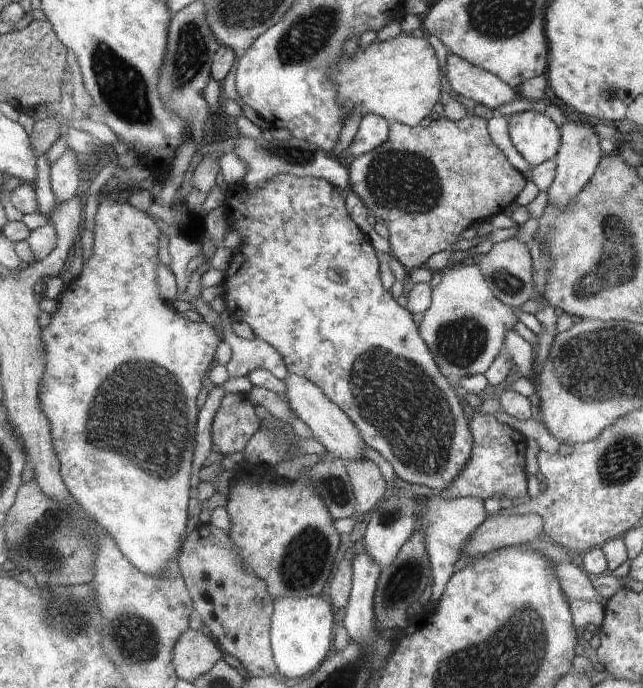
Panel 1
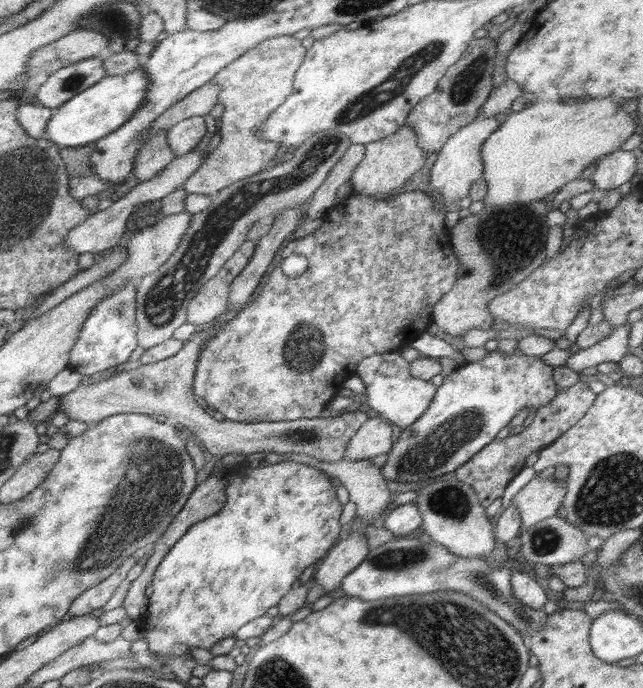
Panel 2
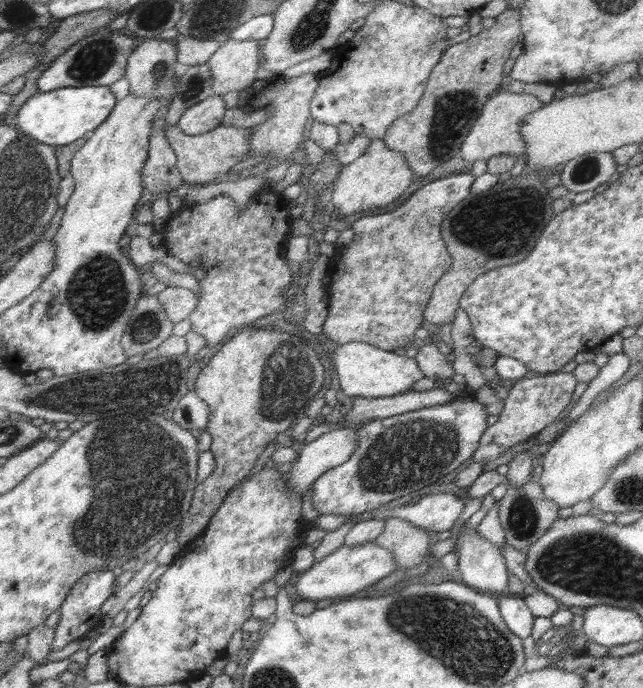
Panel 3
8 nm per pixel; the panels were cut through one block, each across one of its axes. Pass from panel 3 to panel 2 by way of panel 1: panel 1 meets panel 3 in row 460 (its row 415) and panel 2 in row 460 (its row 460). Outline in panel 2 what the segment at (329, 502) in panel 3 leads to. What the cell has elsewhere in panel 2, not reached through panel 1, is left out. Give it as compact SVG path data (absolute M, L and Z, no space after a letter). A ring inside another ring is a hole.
M516 349L512 351L510 355L504 355L500 353L500 351L486 351L486 354L477 361L471 363L464 363L452 371L452 373L443 378L443 383L440 386L437 386L436 394L430 403L430 406L426 409L426 412L418 420L414 421L414 424L411 424L409 427L403 429L400 437L397 442L394 442L392 445L392 449L390 449L390 453L388 459L384 466L380 467L380 474L384 480L387 481L395 481L401 483L412 483L412 482L420 482L420 481L430 481L437 478L440 478L442 475L446 475L448 473L454 472L458 467L462 467L462 464L466 464L470 458L473 458L482 448L485 448L492 443L492 441L498 436L498 432L504 428L504 426L508 425L510 420L518 414L519 410L524 410L524 408L528 408L531 412L530 415L534 414L539 408L542 408L544 404L548 404L557 393L557 385L552 379L552 370L554 367L544 363L544 361L537 356L524 355L522 351Z

